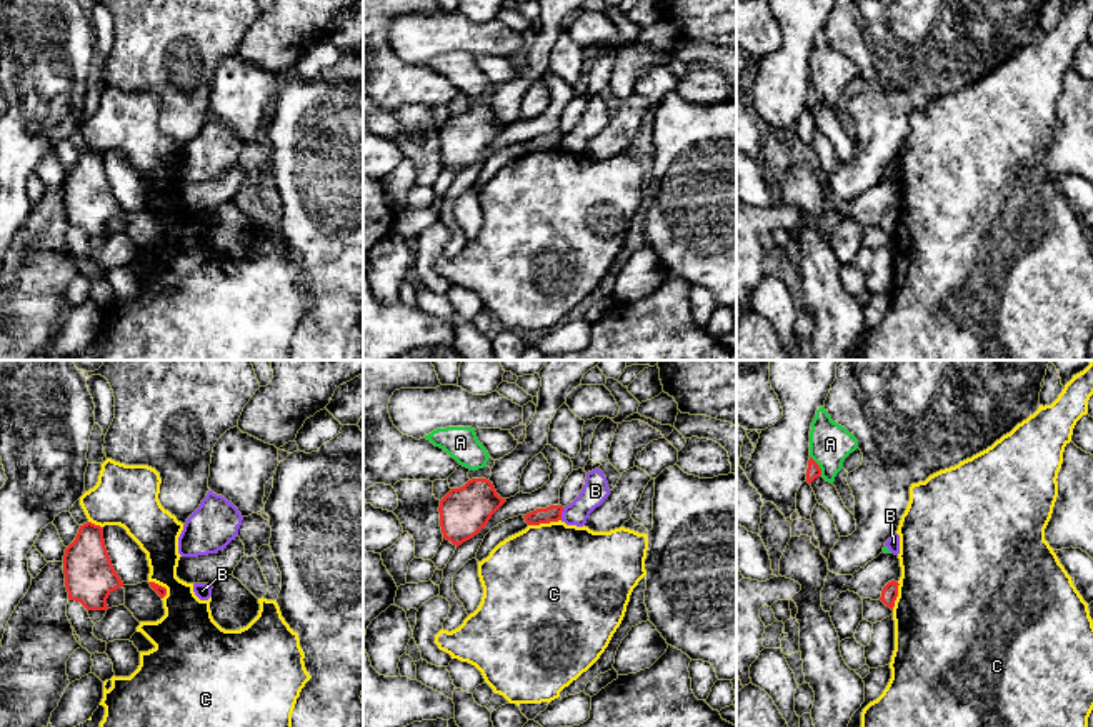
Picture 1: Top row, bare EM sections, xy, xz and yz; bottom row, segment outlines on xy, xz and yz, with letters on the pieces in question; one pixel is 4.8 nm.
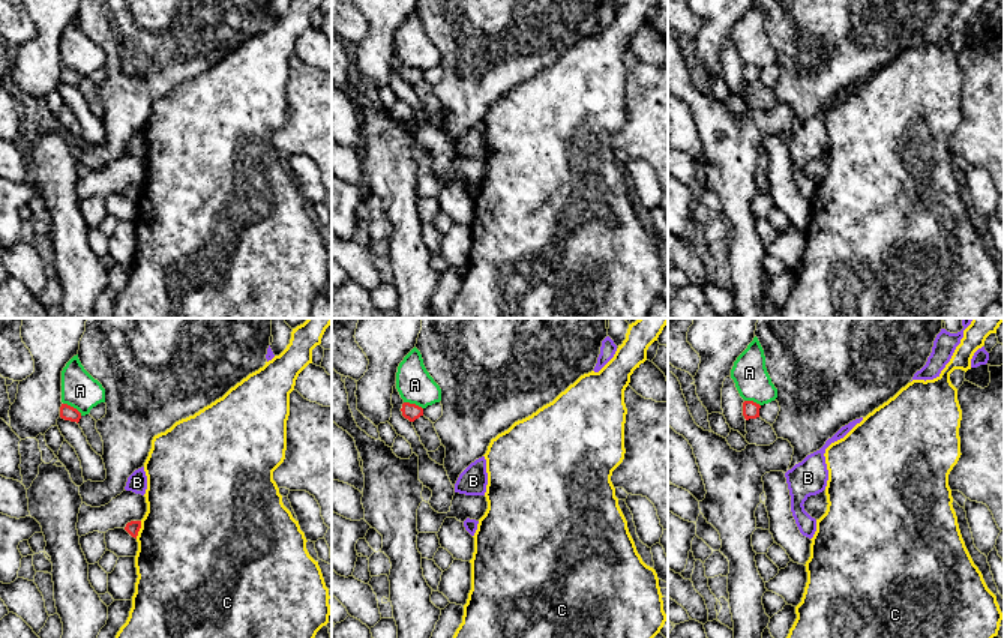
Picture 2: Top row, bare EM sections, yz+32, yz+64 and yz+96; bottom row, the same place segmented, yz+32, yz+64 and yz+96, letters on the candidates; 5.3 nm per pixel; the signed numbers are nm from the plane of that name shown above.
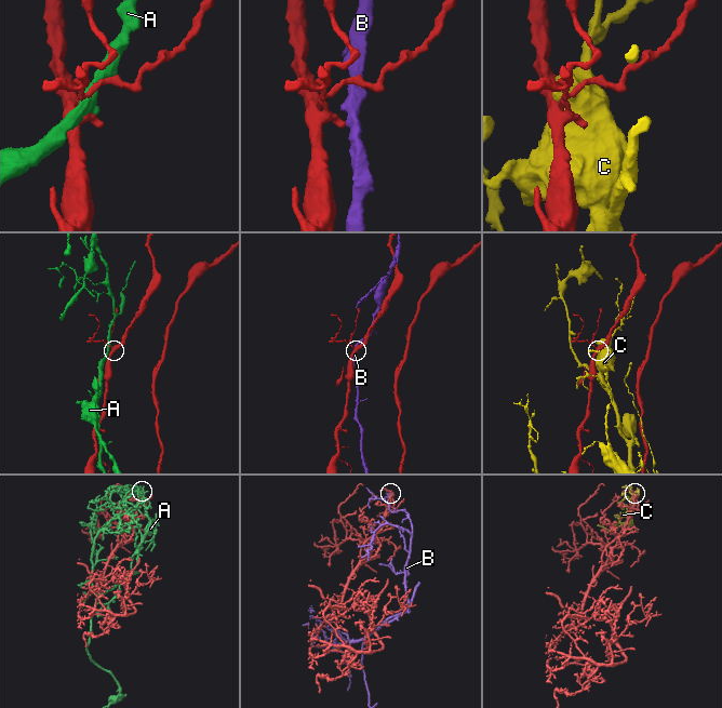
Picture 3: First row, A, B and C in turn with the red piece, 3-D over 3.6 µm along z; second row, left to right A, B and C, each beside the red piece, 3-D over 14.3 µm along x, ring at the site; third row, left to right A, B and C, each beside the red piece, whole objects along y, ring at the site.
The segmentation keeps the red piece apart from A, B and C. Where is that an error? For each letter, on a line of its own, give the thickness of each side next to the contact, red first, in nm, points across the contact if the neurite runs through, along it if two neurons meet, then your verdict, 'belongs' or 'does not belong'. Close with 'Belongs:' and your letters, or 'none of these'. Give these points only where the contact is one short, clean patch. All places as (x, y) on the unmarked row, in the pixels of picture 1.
A: 70 nm thick on the red side, 200 nm on the other; does not belong
B: 80 nm thick on the red side, 120 nm on the other; border along xz (563, 134), (560, 145); does not belong
C: 80 nm thick on the red side, 480 nm on the other; does not belong
Belongs: none of these

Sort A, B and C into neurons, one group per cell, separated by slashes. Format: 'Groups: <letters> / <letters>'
Groups: A / B / C

